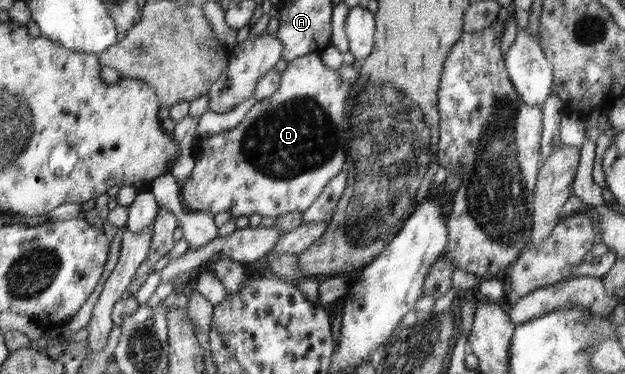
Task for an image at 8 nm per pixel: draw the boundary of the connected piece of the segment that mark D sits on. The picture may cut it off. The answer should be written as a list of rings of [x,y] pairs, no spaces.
[[[318,53],[290,61],[281,74],[278,90],[270,98],[256,101],[236,128],[194,139],[195,166],[190,177],[180,185],[180,199],[184,207],[190,211],[208,211],[213,215],[230,212],[234,218],[251,214],[274,218],[287,212],[307,211],[323,195],[327,184],[346,167],[350,143],[354,141],[346,120],[352,87],[348,81],[342,82],[340,70],[326,67]]]

